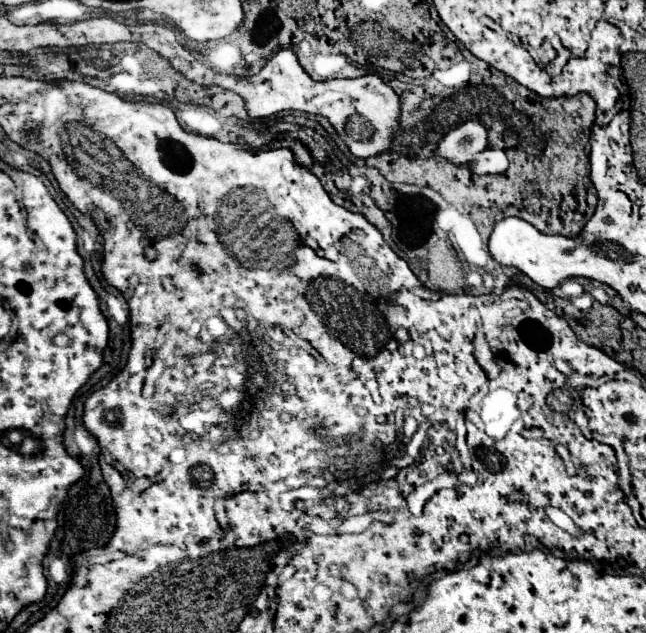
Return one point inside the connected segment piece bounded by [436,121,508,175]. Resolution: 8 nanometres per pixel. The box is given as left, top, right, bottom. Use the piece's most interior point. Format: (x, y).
(466, 144)

